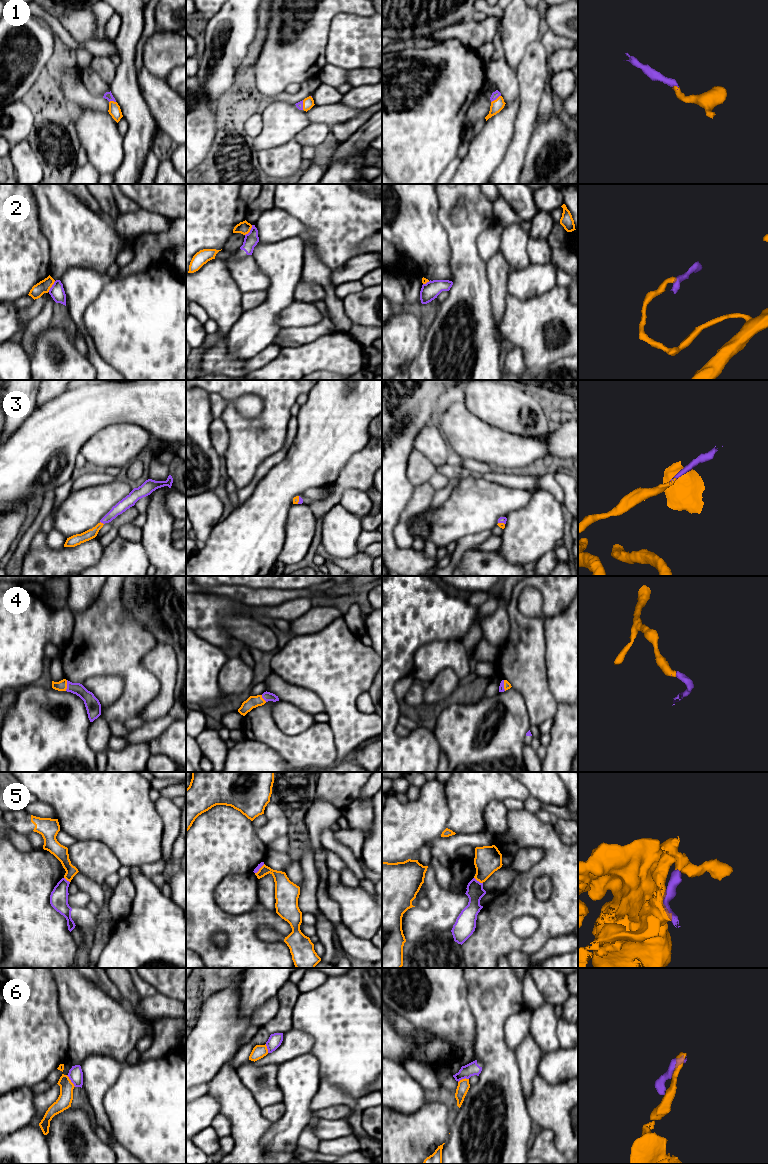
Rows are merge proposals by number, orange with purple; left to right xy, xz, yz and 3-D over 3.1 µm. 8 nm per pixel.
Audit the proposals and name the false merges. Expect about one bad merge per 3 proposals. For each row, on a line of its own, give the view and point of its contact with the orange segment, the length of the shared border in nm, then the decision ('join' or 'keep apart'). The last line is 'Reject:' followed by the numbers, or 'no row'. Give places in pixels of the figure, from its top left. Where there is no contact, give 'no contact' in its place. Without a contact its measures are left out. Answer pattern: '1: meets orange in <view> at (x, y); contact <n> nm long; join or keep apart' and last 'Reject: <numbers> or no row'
1: meets orange in yz at (496, 99); contact 100 nm long; join
2: meets orange in xz at (250, 229); contact 110 nm long; keep apart
3: meets orange in xy at (102, 523); contact 40 nm long; join
4: meets orange in xy at (66, 685); contact 90 nm long; join
5: meets orange in yz at (478, 880); contact 90 nm long; keep apart
6: meets orange in xy at (70, 1081); contact 120 nm long; keep apart
Reject: 2, 5, 6

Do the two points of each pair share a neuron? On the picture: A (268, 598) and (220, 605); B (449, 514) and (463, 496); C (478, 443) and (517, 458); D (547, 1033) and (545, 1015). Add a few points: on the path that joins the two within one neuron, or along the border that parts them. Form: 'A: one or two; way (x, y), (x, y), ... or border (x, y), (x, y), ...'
A: two; border (217, 596), (226, 596), (236, 599), (241, 603)
B: one; way (453, 510), (463, 500)
C: one; way (488, 444), (507, 451)
D: one; way (545, 1029), (545, 1019)

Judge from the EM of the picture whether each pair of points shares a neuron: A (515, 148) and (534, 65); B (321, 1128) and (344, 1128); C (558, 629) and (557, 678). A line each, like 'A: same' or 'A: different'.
A: same
B: same
C: same

